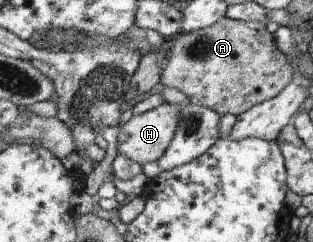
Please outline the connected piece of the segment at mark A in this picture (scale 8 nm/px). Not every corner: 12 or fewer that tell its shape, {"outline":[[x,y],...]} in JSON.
{"outline":[[225,16],[170,41],[162,84],[241,116],[295,66],[265,22]]}

